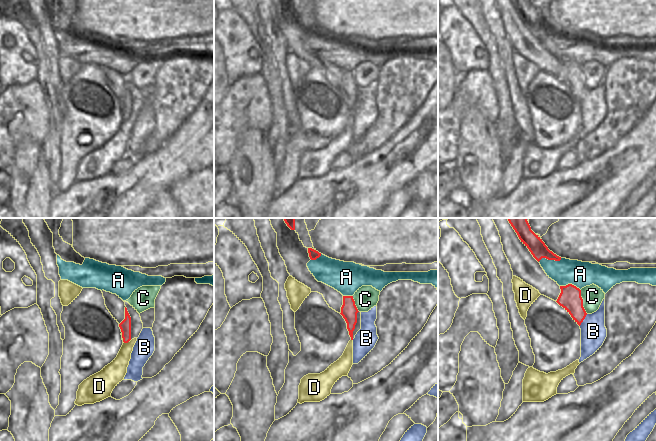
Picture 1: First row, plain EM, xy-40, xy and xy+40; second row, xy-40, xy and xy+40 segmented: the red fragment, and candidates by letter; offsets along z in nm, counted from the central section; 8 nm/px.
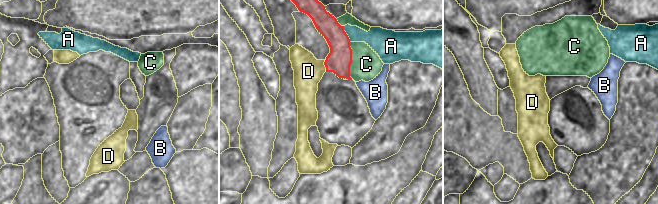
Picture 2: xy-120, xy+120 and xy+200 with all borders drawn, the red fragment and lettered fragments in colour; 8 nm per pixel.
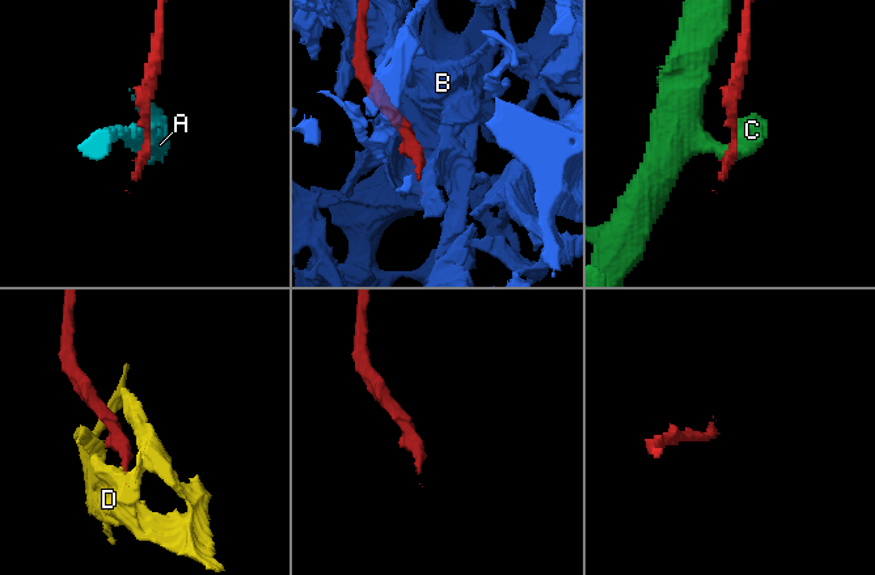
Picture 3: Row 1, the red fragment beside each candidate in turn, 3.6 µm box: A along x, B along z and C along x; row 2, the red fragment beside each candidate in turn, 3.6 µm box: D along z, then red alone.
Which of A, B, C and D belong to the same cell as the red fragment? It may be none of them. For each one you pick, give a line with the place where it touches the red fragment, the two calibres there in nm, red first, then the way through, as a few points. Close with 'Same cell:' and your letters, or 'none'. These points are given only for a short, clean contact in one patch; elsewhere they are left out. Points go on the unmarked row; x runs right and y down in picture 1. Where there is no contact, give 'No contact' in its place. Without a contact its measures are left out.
Same cell: none

